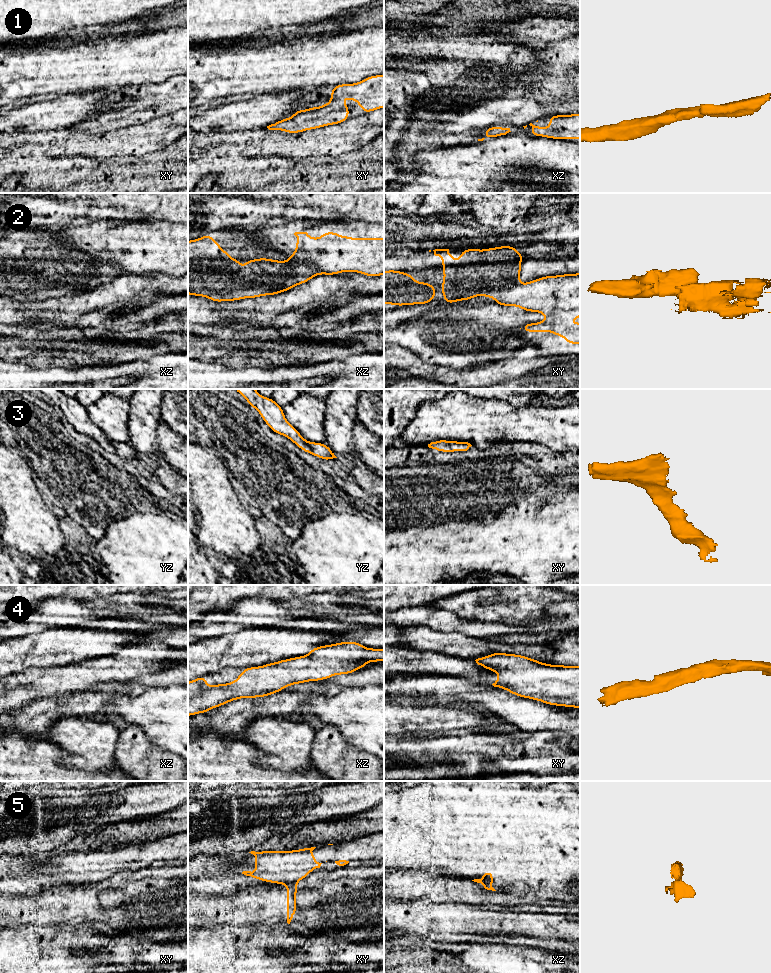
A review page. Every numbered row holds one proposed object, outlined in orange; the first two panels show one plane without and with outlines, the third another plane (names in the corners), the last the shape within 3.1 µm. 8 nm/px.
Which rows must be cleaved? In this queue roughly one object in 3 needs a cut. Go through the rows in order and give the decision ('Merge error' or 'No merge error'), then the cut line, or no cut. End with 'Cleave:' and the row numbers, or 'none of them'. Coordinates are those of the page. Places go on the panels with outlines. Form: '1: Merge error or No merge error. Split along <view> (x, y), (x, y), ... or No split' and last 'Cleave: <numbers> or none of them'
1: No merge error. No split
2: Merge error. Split along xy (518, 283), (512, 286), (488, 290), (483, 294)
3: No merge error. No split
4: No merge error. No split
5: Merge error. Split along xy (296, 881), (286, 884)
Cleave: 2, 5

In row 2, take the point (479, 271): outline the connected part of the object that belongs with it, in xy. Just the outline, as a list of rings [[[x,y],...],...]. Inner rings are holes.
[[[500,246],[488,248],[484,250],[479,249],[465,249],[459,258],[458,263],[455,263],[455,256],[449,255],[449,249],[435,249],[434,255],[442,257],[444,279],[442,282],[442,293],[444,295],[444,303],[455,303],[456,301],[463,301],[475,298],[479,295],[484,295],[488,291],[497,290],[503,287],[512,287],[520,283],[521,268],[520,263],[524,260],[521,253],[512,246]]]

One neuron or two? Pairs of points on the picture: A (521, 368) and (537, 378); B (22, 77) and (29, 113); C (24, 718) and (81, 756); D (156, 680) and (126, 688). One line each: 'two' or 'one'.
A: two
B: two
C: two
D: one

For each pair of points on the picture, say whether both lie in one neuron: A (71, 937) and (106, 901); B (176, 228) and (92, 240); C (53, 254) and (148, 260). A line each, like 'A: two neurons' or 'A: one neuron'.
A: two neurons
B: one neuron
C: two neurons

